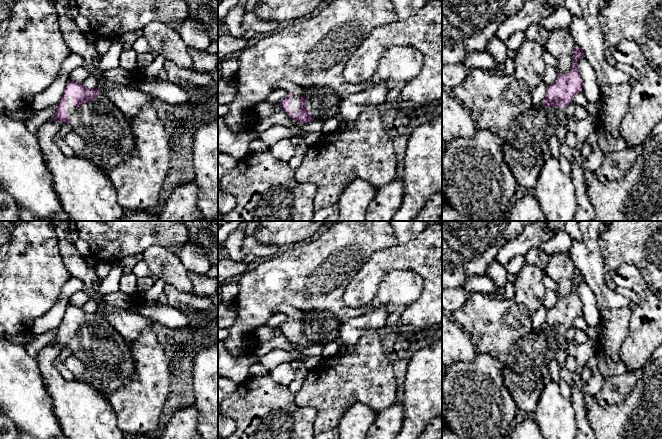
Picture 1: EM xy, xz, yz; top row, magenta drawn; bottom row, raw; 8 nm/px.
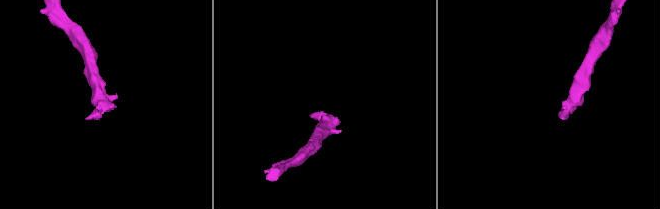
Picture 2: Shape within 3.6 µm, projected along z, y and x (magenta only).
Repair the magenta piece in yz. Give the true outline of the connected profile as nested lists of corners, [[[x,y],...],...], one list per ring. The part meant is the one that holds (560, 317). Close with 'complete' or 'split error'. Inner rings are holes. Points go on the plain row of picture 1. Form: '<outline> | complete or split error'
[[[578,270],[573,279],[570,295],[558,298],[542,327],[515,343],[503,364],[503,381],[519,411],[531,414],[536,409],[543,389],[551,381],[548,365],[559,349],[567,351],[565,333],[583,313],[577,284],[585,280]]] | split error

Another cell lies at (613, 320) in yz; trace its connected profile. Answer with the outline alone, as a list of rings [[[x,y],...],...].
[[[622,307],[605,309],[600,313],[603,333],[599,342],[599,352],[603,352],[613,361],[618,362],[619,349],[626,338],[627,316]]]

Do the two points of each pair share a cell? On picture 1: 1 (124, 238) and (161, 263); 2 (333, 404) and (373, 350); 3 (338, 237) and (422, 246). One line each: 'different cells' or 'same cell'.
1: different cells
2: same cell
3: different cells

